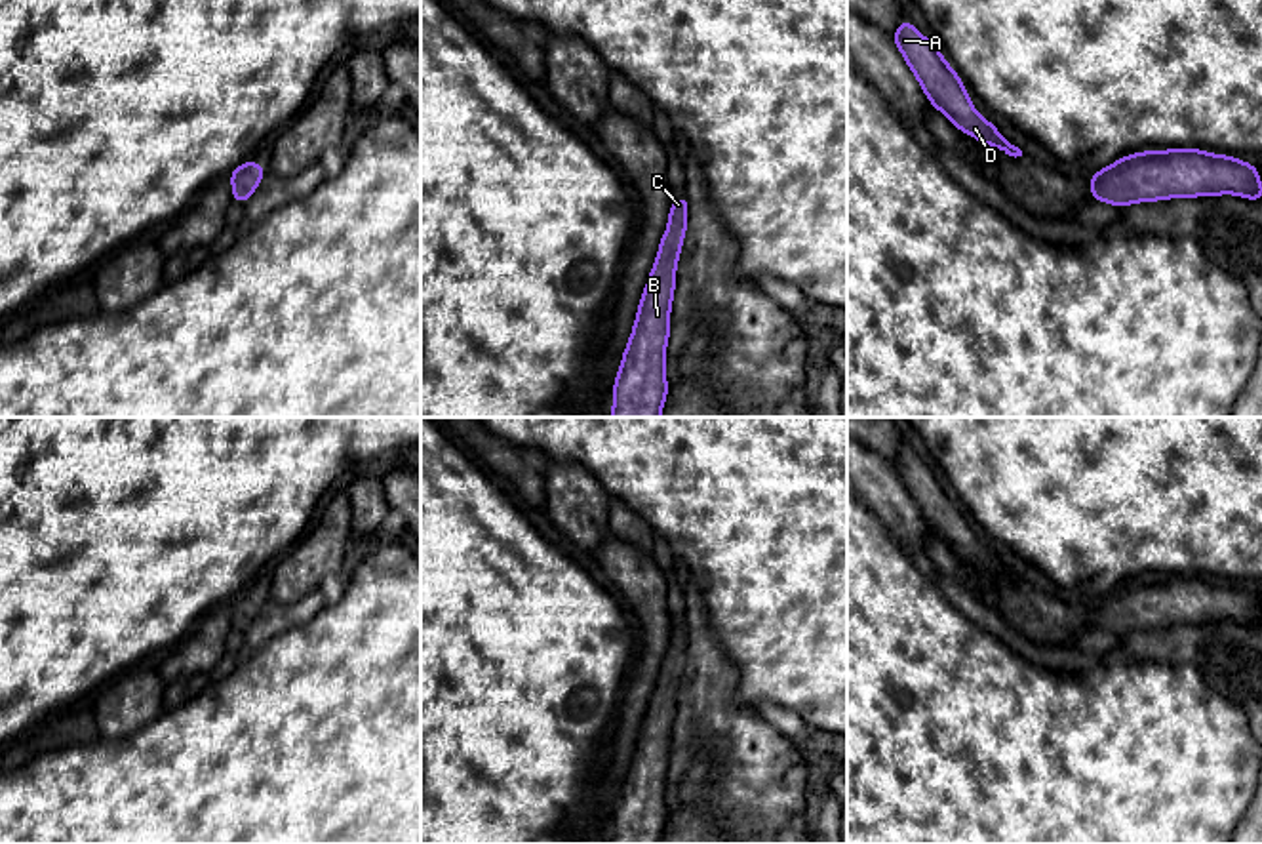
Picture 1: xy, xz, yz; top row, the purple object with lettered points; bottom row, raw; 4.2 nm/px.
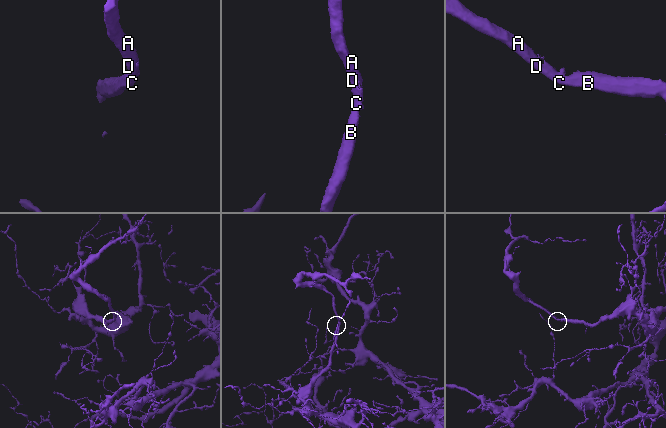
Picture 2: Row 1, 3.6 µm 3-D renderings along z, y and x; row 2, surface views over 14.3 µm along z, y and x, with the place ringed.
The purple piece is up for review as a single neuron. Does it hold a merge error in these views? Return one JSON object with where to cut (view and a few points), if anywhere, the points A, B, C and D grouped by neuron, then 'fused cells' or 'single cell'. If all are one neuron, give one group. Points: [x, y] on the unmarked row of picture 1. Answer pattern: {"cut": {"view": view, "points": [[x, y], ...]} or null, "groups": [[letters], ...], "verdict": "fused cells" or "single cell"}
{"cut": null, "groups": [["A", "B", "C", "D"]], "verdict": "single cell"}

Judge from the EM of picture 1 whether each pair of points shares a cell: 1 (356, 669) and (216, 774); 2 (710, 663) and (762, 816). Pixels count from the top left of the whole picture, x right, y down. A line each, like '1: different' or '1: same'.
1: same
2: same

